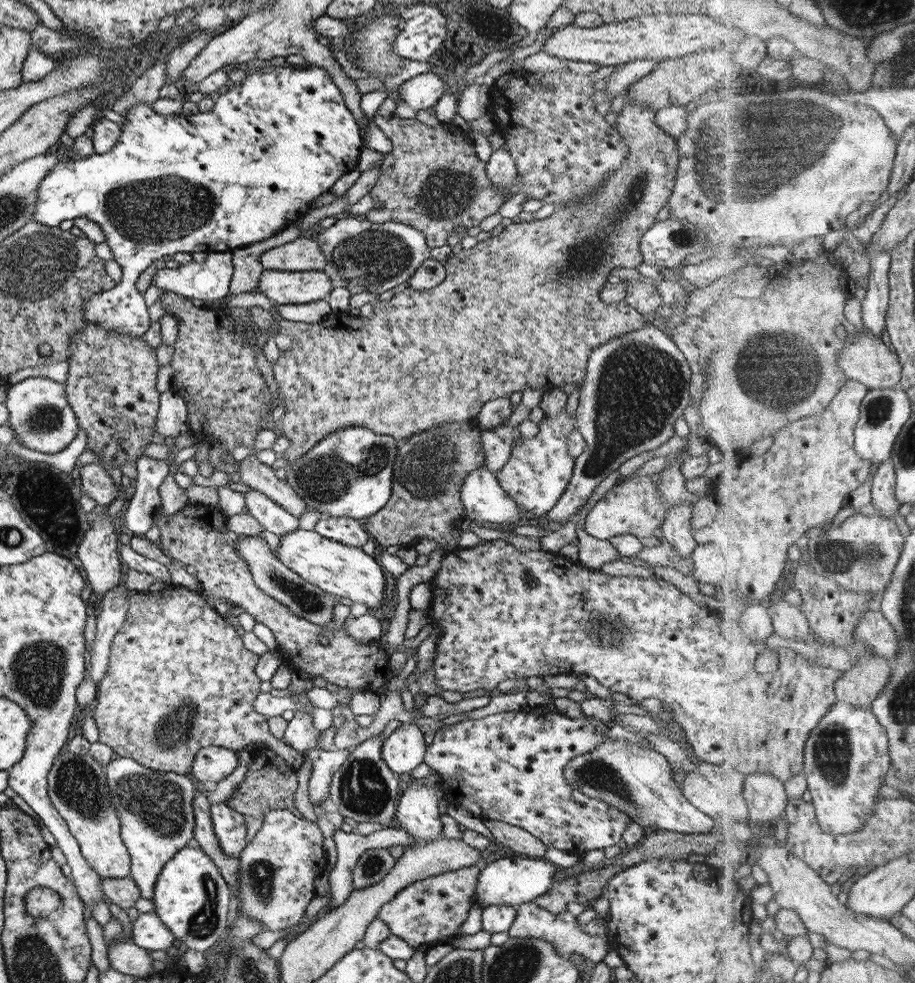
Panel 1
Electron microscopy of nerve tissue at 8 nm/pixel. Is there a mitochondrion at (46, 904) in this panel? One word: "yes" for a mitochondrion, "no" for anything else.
no

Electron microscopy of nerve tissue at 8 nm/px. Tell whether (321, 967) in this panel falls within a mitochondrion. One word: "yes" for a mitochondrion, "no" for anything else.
no

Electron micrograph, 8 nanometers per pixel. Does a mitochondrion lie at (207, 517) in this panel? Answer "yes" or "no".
no

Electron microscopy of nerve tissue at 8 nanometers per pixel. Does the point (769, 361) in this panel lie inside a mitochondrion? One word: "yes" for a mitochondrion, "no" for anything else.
yes

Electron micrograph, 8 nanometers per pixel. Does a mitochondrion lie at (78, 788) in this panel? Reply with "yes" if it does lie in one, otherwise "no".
yes

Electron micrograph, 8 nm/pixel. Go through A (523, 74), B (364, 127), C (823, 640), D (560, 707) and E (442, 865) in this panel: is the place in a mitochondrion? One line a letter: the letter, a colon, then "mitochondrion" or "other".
A: other
B: other
C: other
D: other
E: other

